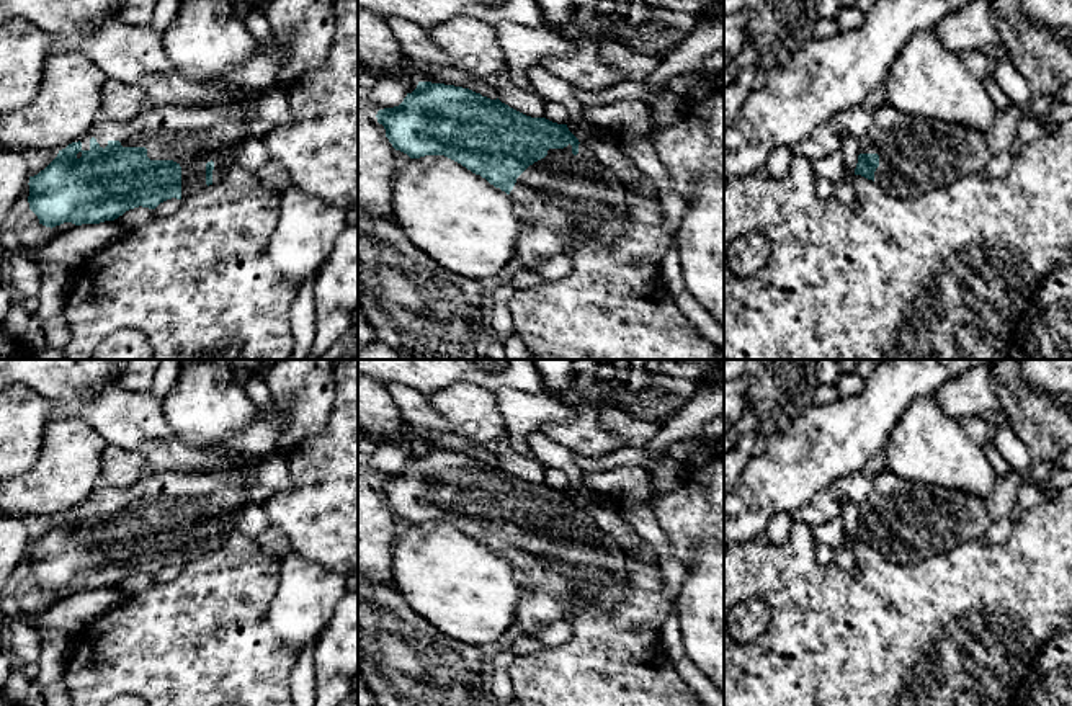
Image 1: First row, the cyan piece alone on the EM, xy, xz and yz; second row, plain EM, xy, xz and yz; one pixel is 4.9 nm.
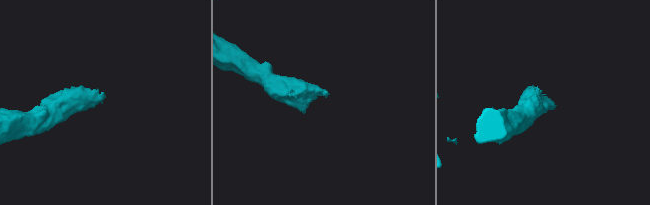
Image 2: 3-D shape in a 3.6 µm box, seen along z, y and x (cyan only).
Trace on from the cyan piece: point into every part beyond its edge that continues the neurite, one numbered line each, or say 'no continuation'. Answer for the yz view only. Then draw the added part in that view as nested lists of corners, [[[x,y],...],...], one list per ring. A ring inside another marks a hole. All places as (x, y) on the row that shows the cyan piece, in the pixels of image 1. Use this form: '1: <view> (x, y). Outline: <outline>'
1: yz (917, 154). Outline: [[[886,103],[876,111],[869,131],[860,139],[860,154],[879,155],[874,183],[884,193],[896,198],[917,198],[949,186],[958,178],[984,173],[995,154],[1012,149],[1020,119],[1020,108],[1012,105],[997,113],[990,132],[980,132],[963,124],[905,114]]]

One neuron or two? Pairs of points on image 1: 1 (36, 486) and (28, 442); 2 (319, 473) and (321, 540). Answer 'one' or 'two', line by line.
1: two
2: one

